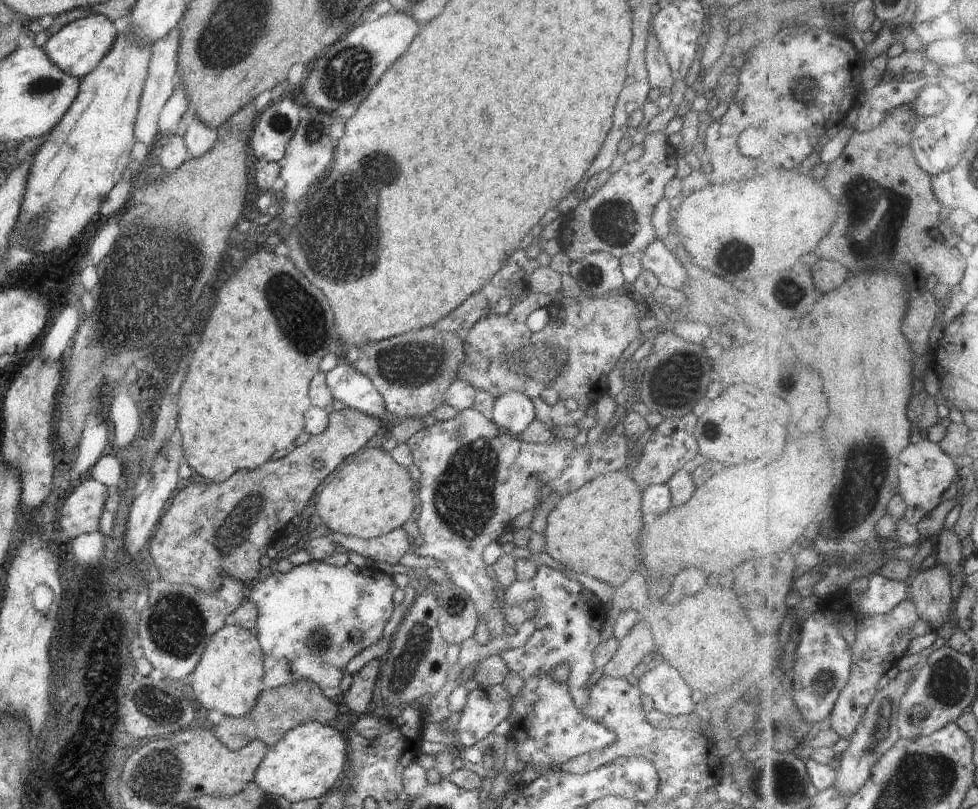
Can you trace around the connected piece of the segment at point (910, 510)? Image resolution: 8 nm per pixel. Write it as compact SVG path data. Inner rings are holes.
M929 439L910 444L902 453L899 471L900 494L907 503L905 519L915 525L920 524L940 506L944 492L960 475L954 459L943 450L941 443L931 442Z

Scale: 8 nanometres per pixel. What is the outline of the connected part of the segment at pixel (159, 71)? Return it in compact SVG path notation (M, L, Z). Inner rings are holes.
M170 33L163 39L158 39L152 47L149 73L145 80L134 127L136 142L142 142L144 146L149 148L156 148L159 144L160 133L158 132L158 117L160 116L162 108L164 108L164 104L166 104L166 100L172 96L172 92L174 92L176 88L172 78L177 76L179 72L177 67L179 38L180 34L175 36ZM154 142L156 142L156 144L154 144Z

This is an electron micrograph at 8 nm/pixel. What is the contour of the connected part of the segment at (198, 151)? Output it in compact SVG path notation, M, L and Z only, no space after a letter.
M196 116L187 117L181 133L192 159L200 158L210 152L217 139L217 130L206 126Z

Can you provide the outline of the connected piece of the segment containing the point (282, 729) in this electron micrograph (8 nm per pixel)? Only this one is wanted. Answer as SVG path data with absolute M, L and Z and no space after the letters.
M307 680L296 681L271 689L266 688L260 693L257 705L244 717L227 717L218 711L210 711L206 722L210 720L208 730L231 751L246 746L251 739L262 741L267 747L277 743L286 731L310 721L327 724L334 720L338 712L337 705L332 702L320 687Z

